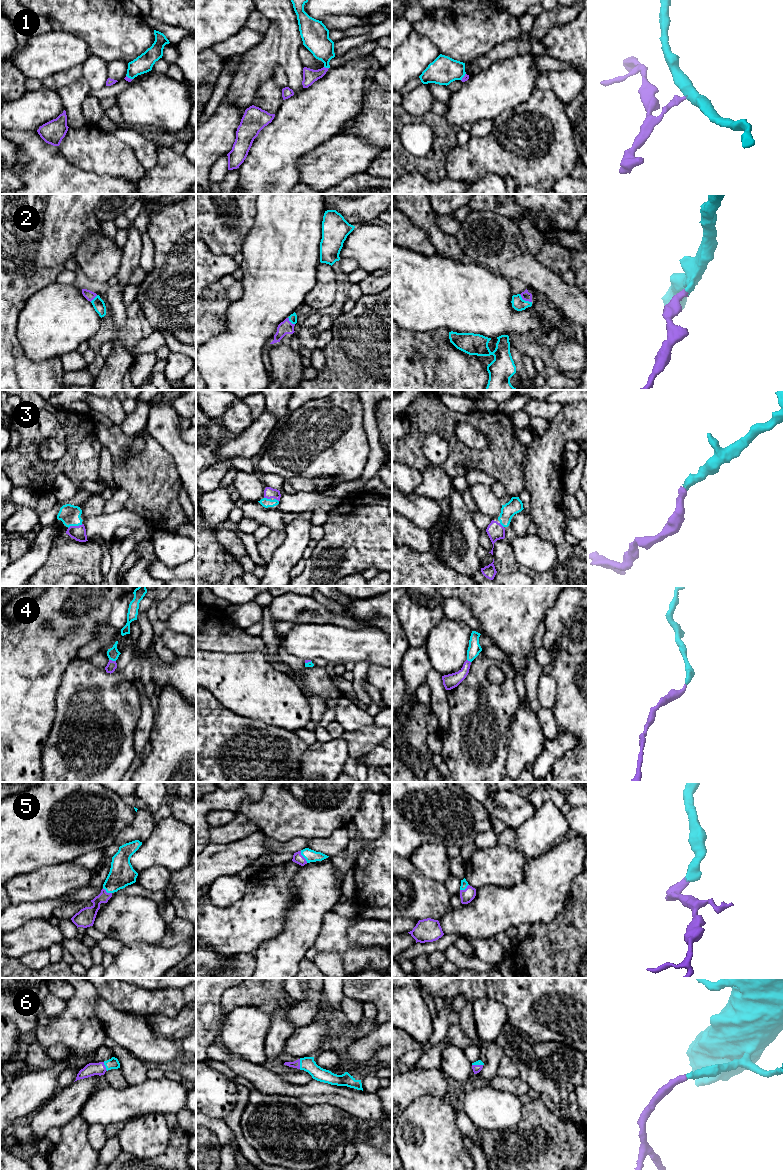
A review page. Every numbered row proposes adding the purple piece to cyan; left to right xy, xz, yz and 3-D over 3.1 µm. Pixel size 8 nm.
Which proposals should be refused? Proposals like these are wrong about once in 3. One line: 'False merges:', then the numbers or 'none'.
False merges: 1

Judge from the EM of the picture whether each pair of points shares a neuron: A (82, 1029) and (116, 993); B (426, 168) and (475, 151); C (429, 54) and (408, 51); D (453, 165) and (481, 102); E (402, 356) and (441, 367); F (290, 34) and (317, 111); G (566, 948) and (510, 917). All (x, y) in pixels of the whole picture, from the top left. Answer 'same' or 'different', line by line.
A: different
B: different
C: same
D: different
E: same
F: different
G: different

